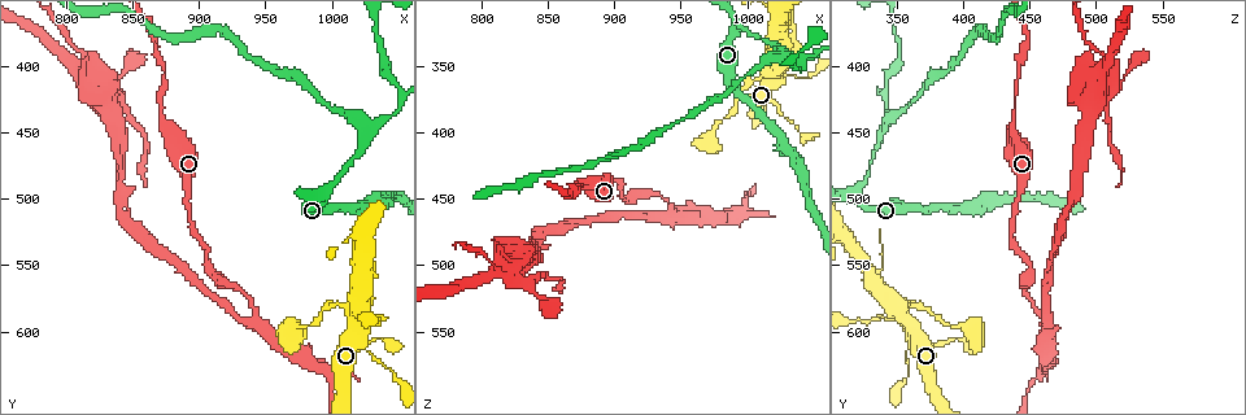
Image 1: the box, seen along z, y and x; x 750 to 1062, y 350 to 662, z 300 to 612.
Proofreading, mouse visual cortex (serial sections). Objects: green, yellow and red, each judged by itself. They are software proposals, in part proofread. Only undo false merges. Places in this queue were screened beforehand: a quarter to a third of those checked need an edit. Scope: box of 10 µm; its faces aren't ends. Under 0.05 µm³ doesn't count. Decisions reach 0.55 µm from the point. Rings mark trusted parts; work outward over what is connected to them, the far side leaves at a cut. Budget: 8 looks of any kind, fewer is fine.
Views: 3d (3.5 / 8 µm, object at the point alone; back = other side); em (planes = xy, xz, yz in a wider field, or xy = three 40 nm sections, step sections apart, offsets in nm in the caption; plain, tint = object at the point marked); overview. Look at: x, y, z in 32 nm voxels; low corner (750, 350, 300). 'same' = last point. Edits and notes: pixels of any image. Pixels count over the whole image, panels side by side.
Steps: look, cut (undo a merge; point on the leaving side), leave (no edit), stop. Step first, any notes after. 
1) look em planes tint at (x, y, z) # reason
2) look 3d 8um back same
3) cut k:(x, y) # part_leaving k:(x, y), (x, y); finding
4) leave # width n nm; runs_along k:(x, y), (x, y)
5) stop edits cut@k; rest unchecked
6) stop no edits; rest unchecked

look 3d 3.5um at (1024, 450, 340) # thin neck

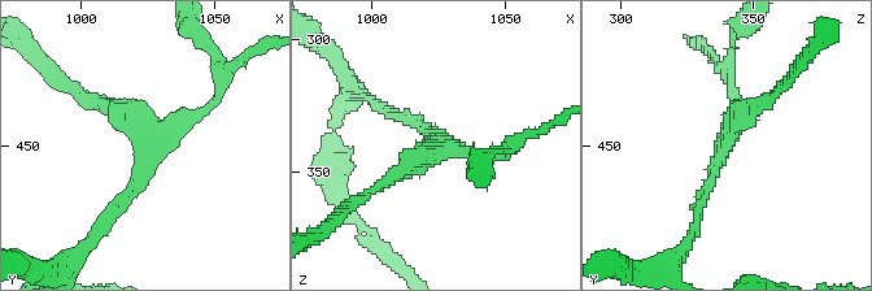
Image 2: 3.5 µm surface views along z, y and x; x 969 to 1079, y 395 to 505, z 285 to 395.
look em xy step 5 tint at (1025, 449, 340) # arms 3; arm_widths 150, 150, 200 nm; need the tissue

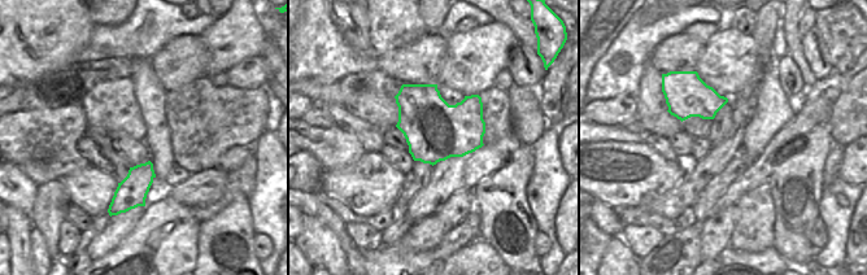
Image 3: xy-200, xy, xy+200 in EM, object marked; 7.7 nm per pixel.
leave # all the same cell

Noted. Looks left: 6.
look 3d 8um at (940, 590, 460) # two arms in line, one across

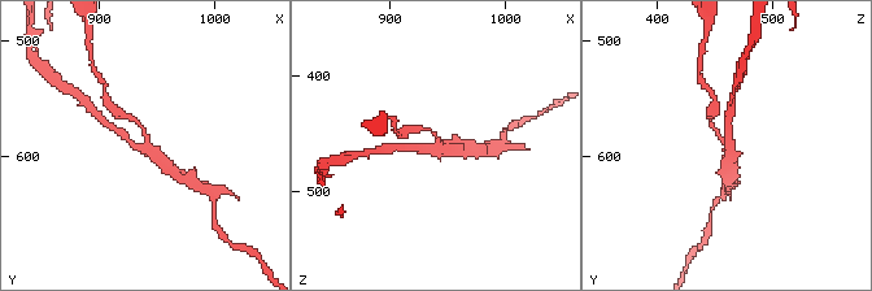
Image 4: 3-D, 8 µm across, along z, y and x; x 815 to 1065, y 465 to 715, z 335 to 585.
look em xy step 5 tint same # arms 3; arm_widths 150, 200, 300 nm; now the EM

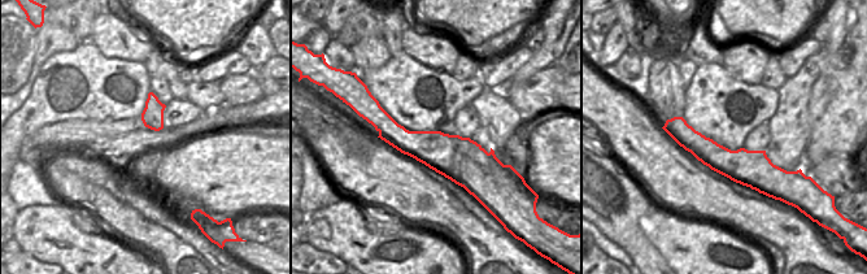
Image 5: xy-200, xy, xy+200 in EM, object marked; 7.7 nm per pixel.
cut 4:(414, 147) # a second cell is stuck on

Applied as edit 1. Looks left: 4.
look 3d 3.5um at (1018, 590, 354) # four arms meet

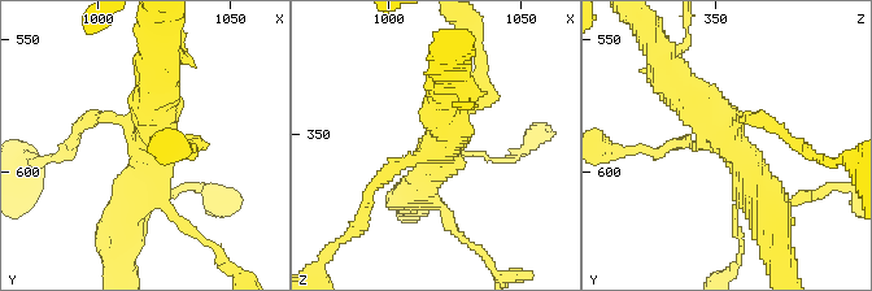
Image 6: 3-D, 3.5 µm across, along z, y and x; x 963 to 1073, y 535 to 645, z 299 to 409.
look em xy step 2 tint at (1020, 588, 355) # arms 4; arm_widths 150, 150, 400, 500 nm

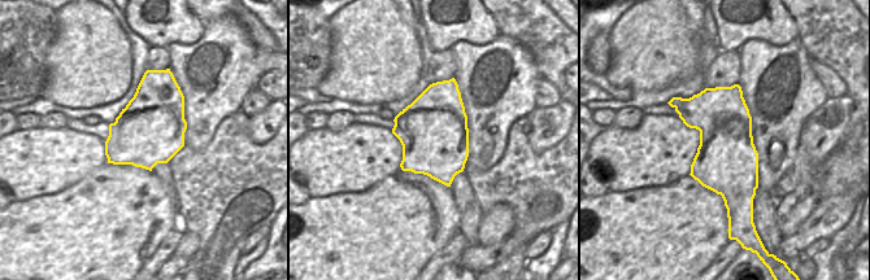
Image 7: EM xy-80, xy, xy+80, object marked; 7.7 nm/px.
leave # runs_along 6:(771, 207), (748, 163), (667, 72); one cell here

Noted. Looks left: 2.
stop edits cut@4; rest unchecked

